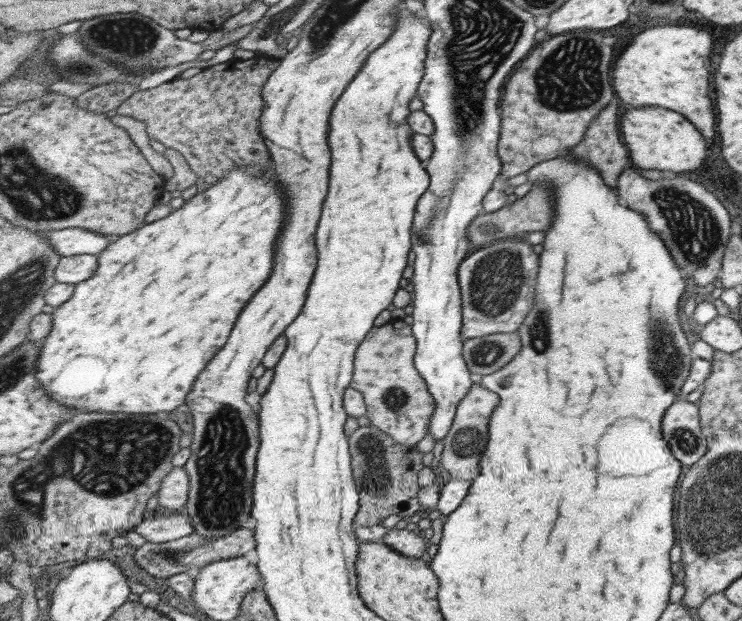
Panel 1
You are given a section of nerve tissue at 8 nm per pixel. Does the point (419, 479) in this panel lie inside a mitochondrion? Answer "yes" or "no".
no

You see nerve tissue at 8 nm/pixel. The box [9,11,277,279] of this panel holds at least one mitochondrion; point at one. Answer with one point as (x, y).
(131, 38)

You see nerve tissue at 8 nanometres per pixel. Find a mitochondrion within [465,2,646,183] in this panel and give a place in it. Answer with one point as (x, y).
(573, 68)

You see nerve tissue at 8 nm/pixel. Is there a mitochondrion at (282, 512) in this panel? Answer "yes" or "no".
no

